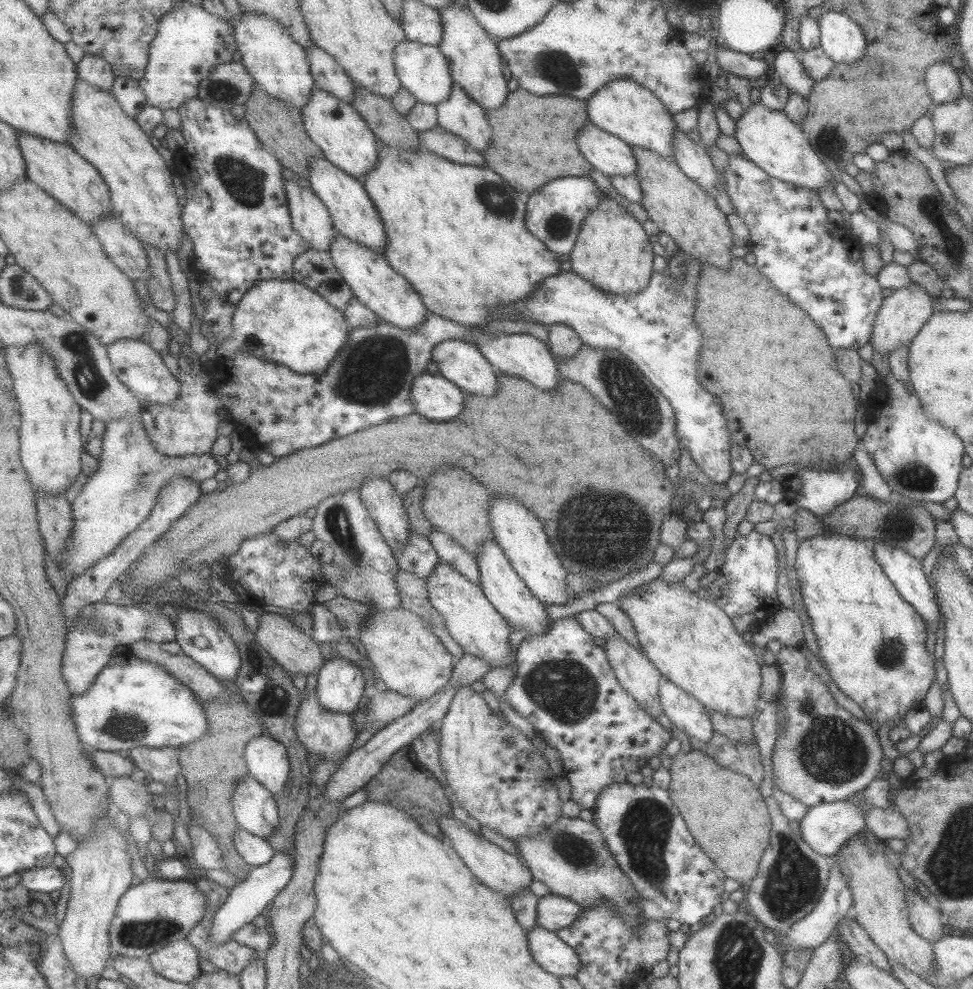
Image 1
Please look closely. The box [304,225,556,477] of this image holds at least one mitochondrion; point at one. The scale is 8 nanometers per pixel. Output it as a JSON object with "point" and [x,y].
{"point":[376,369]}

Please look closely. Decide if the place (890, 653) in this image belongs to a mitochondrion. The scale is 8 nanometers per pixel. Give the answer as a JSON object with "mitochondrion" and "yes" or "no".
{"mitochondrion":"yes"}

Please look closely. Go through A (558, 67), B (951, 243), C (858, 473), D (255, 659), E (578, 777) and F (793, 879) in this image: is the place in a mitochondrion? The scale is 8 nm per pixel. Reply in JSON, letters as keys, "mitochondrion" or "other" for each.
{"A":"mitochondrion","B":"mitochondrion","C":"other","D":"other","E":"other","F":"mitochondrion"}

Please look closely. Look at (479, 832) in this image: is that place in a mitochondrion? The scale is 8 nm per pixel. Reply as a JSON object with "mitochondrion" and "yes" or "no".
{"mitochondrion":"no"}

